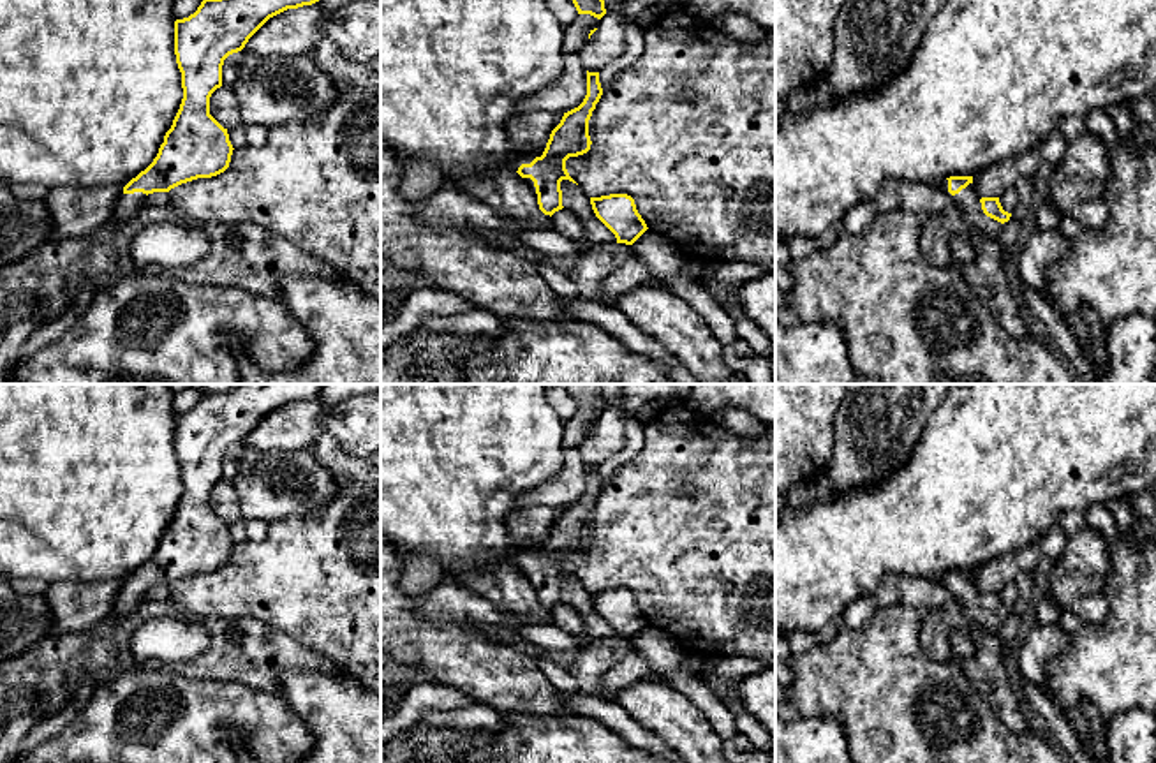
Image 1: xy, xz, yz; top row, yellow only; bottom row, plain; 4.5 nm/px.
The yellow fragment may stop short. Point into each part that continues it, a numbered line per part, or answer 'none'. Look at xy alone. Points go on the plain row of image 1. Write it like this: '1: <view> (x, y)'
1: xy (127, 600)

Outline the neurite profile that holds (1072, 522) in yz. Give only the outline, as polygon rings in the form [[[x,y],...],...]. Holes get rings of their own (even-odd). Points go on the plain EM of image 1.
[[[1082,511],[1059,513],[1057,525],[1063,529],[1068,539],[1087,527],[1087,520]]]

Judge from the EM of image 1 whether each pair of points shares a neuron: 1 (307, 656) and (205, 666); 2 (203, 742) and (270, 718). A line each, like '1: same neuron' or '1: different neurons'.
1: same neuron
2: same neuron

